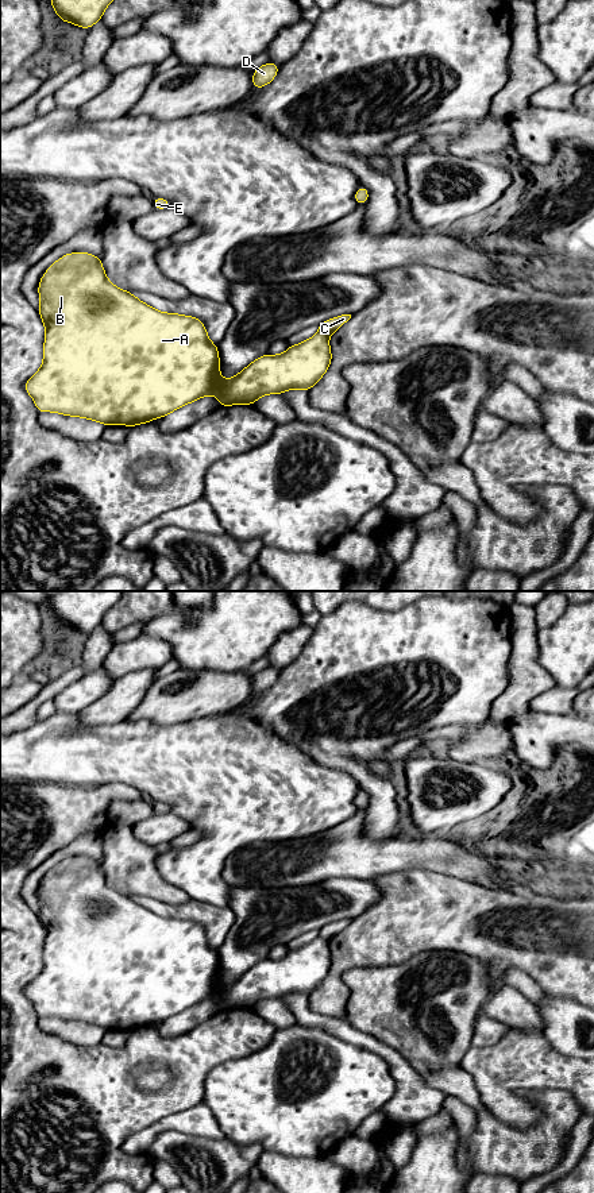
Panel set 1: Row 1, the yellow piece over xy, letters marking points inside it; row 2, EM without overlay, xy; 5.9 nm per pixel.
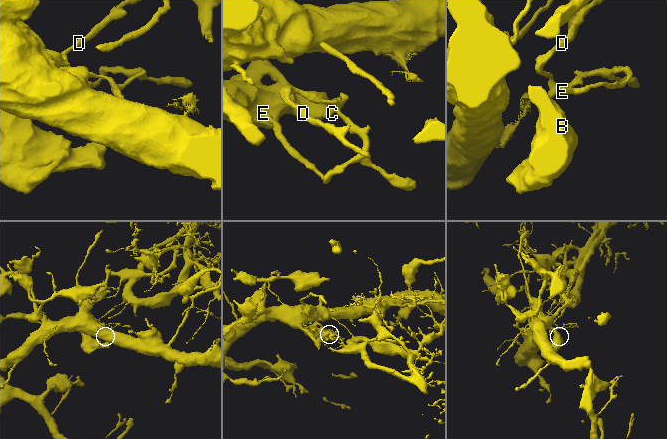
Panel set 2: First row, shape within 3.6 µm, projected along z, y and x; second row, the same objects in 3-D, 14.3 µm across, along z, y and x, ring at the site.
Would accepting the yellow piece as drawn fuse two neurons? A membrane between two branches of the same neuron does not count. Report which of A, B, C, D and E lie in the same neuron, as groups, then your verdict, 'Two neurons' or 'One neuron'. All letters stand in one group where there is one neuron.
Groups: A B / C D E. Two neurons

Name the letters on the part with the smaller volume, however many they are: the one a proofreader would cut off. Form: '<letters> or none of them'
C, D, E

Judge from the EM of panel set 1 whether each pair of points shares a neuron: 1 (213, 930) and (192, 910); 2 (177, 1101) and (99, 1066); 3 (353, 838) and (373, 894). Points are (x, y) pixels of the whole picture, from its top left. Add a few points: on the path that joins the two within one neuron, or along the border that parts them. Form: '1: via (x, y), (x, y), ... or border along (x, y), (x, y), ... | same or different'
1: via (211, 925), (197, 911) | same
2: via (158, 1101), (135, 1101), (118, 1084) | same
3: border along (336, 876), (371, 880) | different

